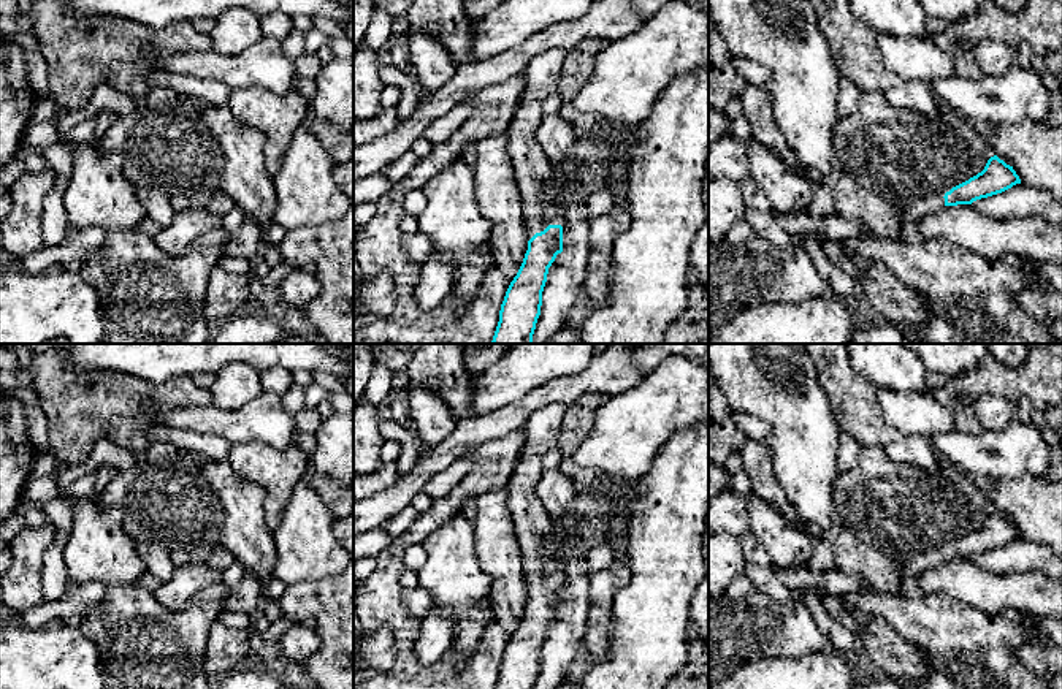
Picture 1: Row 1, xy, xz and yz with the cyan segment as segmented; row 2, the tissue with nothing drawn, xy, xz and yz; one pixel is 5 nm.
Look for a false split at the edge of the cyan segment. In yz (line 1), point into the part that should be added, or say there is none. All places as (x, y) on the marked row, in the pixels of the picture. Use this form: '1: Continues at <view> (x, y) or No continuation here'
1: Continues at yz (912, 209)

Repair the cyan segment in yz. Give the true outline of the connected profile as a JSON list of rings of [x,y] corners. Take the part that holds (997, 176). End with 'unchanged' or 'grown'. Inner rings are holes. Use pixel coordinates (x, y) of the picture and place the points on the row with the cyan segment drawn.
[[[994,155],[988,160],[981,173],[953,187],[943,196],[932,193],[929,196],[892,203],[900,209],[902,220],[908,223],[919,220],[923,215],[937,212],[943,206],[972,204],[976,200],[1002,193],[1016,184],[1021,184],[1021,179],[1013,166]]] | grown

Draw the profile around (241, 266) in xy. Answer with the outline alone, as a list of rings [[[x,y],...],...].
[[[222,255],[222,258],[219,260],[219,266],[227,269],[228,272],[249,277],[252,263],[246,258]]]

